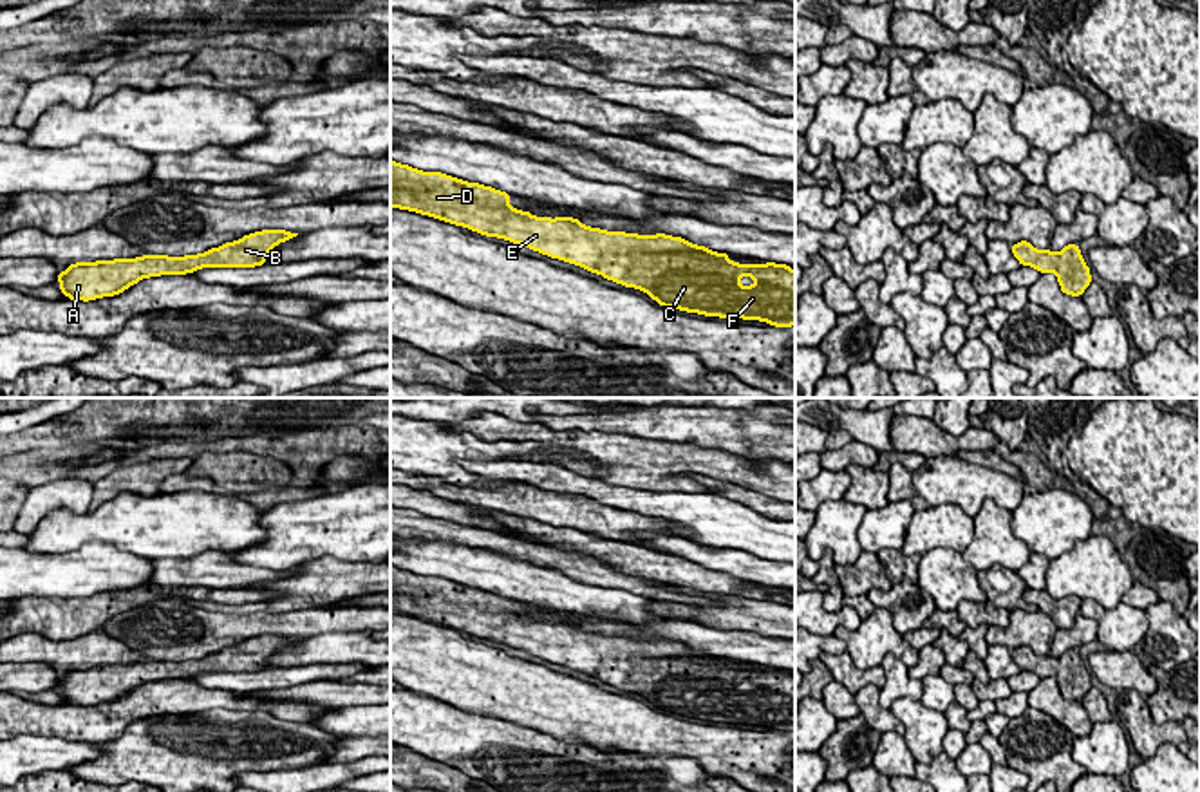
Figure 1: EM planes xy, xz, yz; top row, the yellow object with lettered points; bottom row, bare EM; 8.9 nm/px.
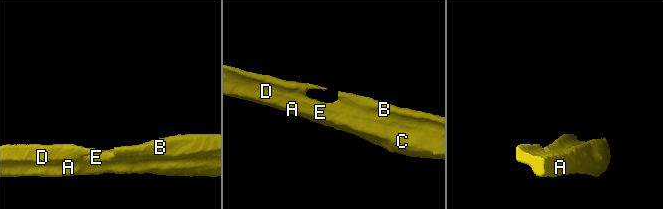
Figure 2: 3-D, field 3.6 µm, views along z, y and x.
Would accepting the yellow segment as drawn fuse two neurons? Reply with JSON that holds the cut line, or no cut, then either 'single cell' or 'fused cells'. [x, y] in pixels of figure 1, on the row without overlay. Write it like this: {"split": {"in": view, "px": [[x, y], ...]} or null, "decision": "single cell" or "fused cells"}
{"split": null, "decision": "single cell"}

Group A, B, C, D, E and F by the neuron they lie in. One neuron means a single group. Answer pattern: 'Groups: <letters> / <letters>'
Groups: A B C D E F

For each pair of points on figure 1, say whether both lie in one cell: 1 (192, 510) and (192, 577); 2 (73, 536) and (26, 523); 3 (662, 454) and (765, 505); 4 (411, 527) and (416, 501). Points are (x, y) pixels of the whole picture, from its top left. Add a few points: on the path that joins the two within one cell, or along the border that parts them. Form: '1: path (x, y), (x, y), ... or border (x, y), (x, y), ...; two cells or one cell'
1: border (228, 552), (205, 550), (190, 559); two cells
2: border (78, 516), (65, 509), (53, 509), (28, 534); two cells
3: border (667, 474), (698, 472), (747, 487); two cells
4: border (409, 507), (454, 523); two cells

